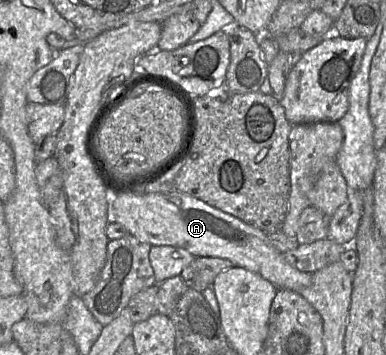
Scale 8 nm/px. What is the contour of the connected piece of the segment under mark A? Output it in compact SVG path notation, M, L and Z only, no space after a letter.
M180 191L169 193L113 195L106 192L108 222L125 227L136 239L150 245L168 245L187 250L193 257L218 257L234 266L257 273L275 285L299 293L312 281L312 273L290 265L269 241L268 234L204 201Z

